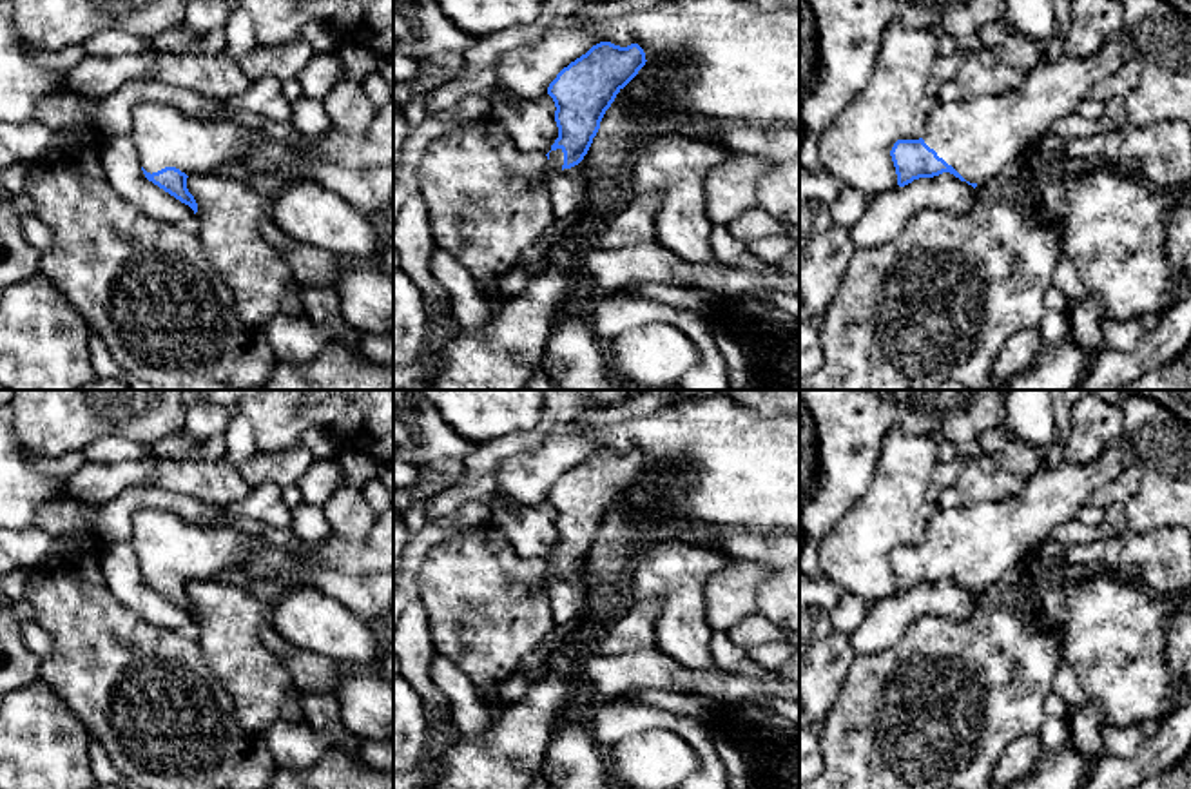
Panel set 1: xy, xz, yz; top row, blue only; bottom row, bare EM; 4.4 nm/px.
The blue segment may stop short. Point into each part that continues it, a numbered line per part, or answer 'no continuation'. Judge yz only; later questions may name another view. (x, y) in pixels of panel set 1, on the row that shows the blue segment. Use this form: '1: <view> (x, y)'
1: yz (981, 135)

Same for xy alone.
1: xy (164, 136)

